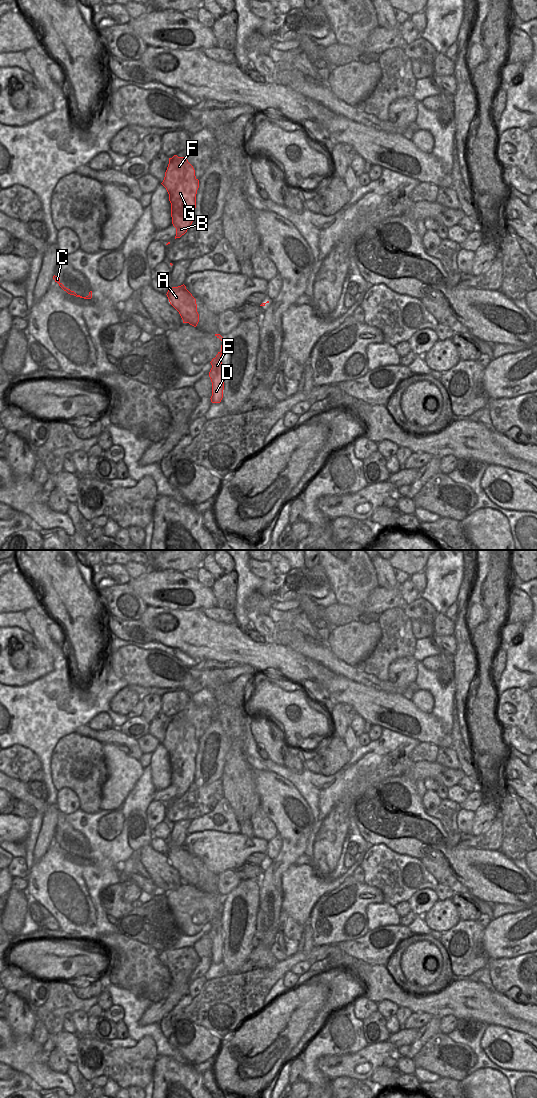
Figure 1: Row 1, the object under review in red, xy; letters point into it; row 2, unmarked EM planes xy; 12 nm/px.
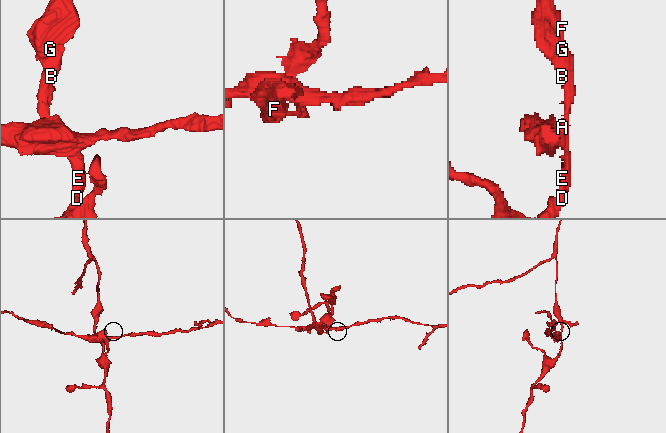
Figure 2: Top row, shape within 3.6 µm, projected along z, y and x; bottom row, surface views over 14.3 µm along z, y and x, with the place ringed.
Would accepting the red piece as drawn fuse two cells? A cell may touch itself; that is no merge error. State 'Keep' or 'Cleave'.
Cleave.

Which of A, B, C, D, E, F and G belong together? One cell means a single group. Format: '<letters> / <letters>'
A B D E F G / C

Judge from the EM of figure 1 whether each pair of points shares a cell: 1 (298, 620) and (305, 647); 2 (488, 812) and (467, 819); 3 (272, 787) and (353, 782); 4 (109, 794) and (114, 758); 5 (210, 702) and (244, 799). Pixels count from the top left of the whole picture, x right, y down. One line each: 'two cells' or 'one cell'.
1: two cells
2: two cells
3: two cells
4: one cell
5: two cells

